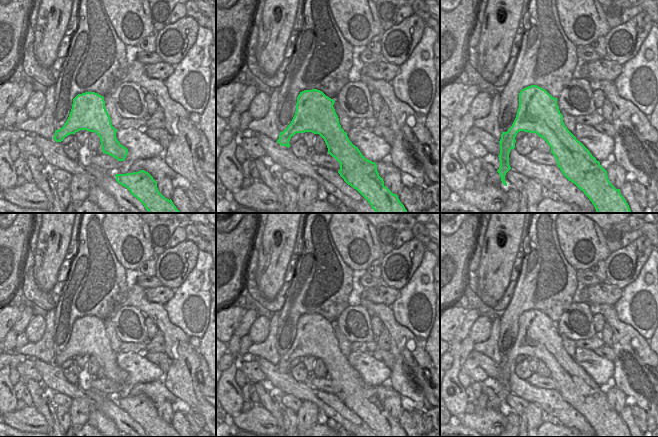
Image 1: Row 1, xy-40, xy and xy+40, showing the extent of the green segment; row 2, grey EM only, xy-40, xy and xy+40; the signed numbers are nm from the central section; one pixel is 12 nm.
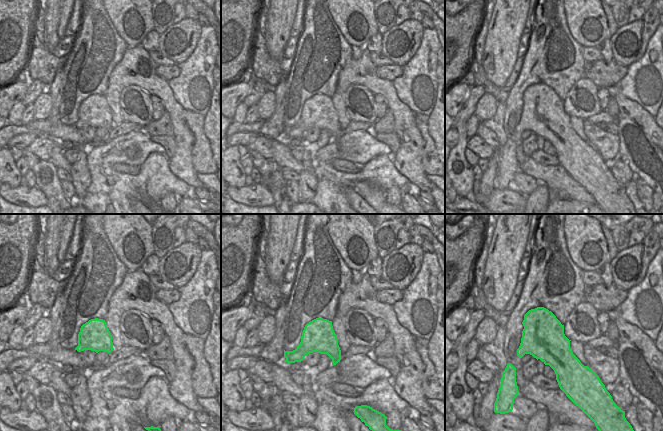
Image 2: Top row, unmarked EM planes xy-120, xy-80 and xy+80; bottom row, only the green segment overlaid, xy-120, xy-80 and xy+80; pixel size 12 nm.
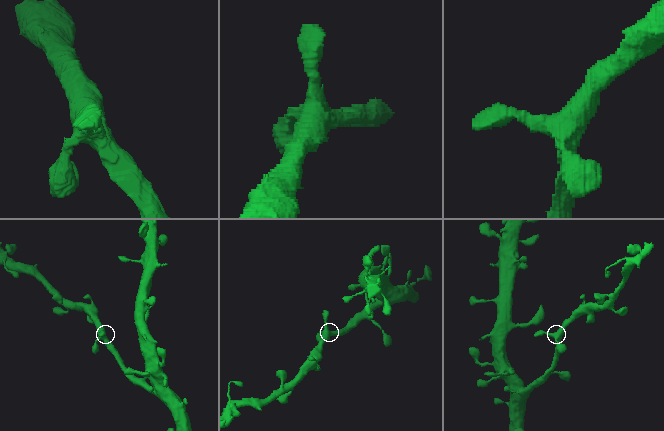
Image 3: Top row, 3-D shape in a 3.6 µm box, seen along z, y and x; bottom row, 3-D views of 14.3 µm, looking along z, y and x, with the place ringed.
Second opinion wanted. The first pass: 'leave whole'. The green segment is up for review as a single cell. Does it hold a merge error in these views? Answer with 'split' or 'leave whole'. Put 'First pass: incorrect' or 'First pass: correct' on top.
First pass: correct
leave whole

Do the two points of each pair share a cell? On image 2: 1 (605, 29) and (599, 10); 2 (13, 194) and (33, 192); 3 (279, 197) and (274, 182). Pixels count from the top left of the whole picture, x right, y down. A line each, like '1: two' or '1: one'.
1: one
2: one
3: two

